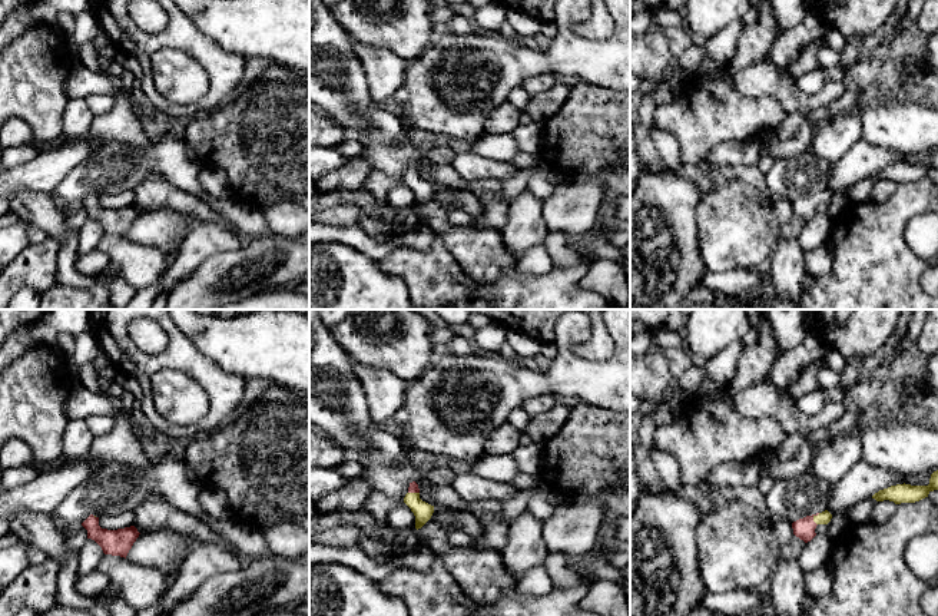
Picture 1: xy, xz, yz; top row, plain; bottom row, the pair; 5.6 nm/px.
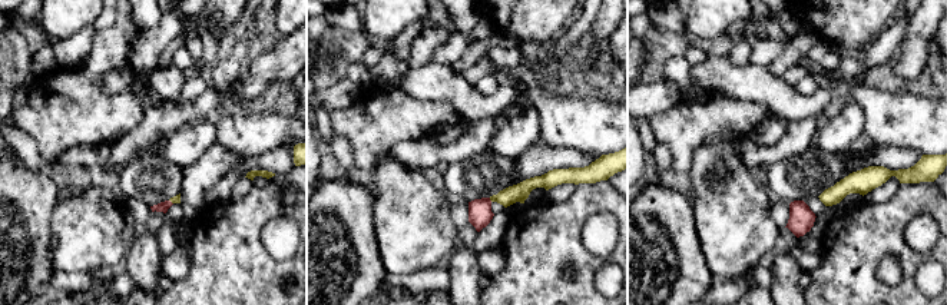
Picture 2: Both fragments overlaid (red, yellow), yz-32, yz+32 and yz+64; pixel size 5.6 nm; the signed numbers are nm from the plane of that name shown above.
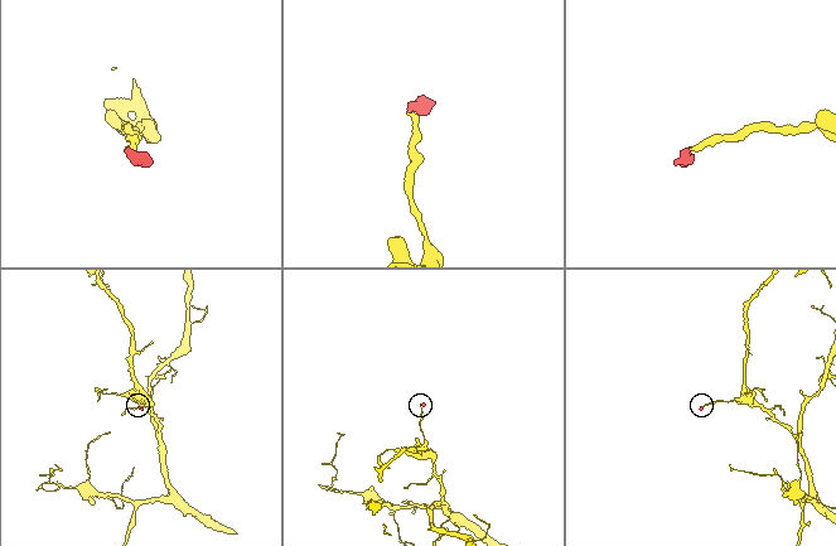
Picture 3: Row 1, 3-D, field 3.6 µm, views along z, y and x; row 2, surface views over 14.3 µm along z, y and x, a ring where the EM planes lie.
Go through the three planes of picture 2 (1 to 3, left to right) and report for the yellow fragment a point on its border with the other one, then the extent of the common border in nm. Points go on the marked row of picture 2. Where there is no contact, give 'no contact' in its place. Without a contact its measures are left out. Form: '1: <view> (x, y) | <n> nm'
1: yz-32 (171, 202) | 40 nm
2: yz+32 (489, 199) | 30 nm
3: no contact

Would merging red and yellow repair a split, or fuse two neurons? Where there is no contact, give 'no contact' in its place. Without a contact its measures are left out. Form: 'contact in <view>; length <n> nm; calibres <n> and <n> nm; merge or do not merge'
contact in yz; length 70 nm; calibres 120 and 70 nm; merge

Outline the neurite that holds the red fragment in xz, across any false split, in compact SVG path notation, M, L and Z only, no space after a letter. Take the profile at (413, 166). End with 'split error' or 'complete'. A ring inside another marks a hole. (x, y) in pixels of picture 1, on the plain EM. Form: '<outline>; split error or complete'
M415 160L410 162L408 172L404 176L404 182L411 188L415 195L415 208L421 208L432 195L434 185L420 178L420 168Z; split error

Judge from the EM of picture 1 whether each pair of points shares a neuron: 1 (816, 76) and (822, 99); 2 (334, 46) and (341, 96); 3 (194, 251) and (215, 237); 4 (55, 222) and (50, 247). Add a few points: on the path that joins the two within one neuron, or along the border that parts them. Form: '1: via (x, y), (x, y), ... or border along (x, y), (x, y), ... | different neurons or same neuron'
1: border along (829, 76), (815, 93), (806, 93), (794, 80) | different neurons
2: via (334, 59), (334, 79), (337, 83) | same neuron
3: via (199, 245), (209, 238) | same neuron
4: border along (50, 238), (59, 244) | different neurons

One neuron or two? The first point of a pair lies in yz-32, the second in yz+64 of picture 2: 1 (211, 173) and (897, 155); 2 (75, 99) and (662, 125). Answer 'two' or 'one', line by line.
1: one
2: one

